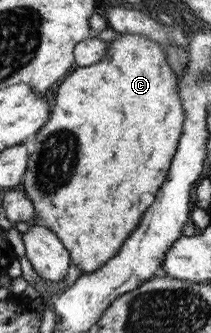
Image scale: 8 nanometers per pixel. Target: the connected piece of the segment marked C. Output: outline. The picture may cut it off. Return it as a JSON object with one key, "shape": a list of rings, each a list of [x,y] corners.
{"shape":[[[123,33],[120,37],[108,42],[106,54],[97,63],[78,67],[58,86],[56,98],[52,102],[50,120],[46,122],[43,129],[35,134],[34,152],[30,155],[29,169],[25,172],[26,178],[23,178],[22,191],[27,194],[35,206],[35,222],[44,223],[44,226],[58,235],[58,238],[68,247],[73,263],[82,270],[83,274],[102,269],[112,256],[117,256],[118,250],[122,248],[128,234],[138,228],[142,214],[150,208],[152,202],[156,201],[156,192],[160,190],[160,186],[164,184],[164,180],[168,176],[164,172],[169,172],[170,165],[177,153],[177,146],[180,144],[184,132],[185,107],[178,90],[179,78],[176,78],[176,74],[172,72],[162,45],[144,35],[130,33]]]}

